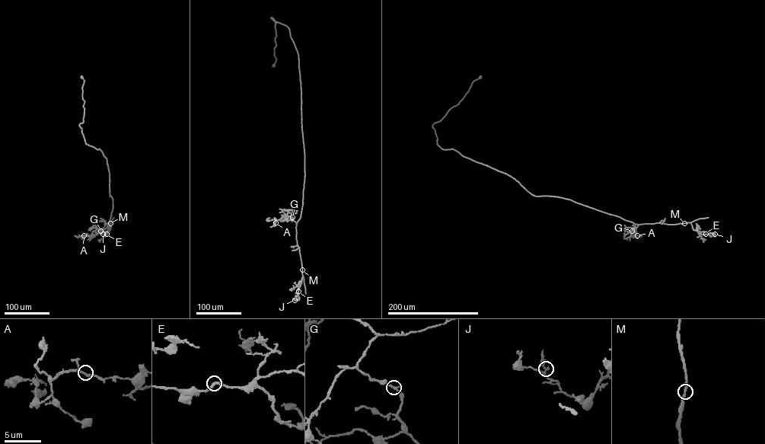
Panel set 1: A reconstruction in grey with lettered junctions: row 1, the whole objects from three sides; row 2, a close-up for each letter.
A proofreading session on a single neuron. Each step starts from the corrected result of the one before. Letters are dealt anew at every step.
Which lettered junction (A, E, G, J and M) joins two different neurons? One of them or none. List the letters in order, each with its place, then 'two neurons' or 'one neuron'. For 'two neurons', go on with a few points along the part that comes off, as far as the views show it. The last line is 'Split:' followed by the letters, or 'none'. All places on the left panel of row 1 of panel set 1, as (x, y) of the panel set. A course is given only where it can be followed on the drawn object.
A: at (84, 235); one neuron
E: at (106, 234); one neuron
G: at (100, 231); one neuron
J: at (103, 234); one neuron
M: at (110, 223); one neuron
Split: none

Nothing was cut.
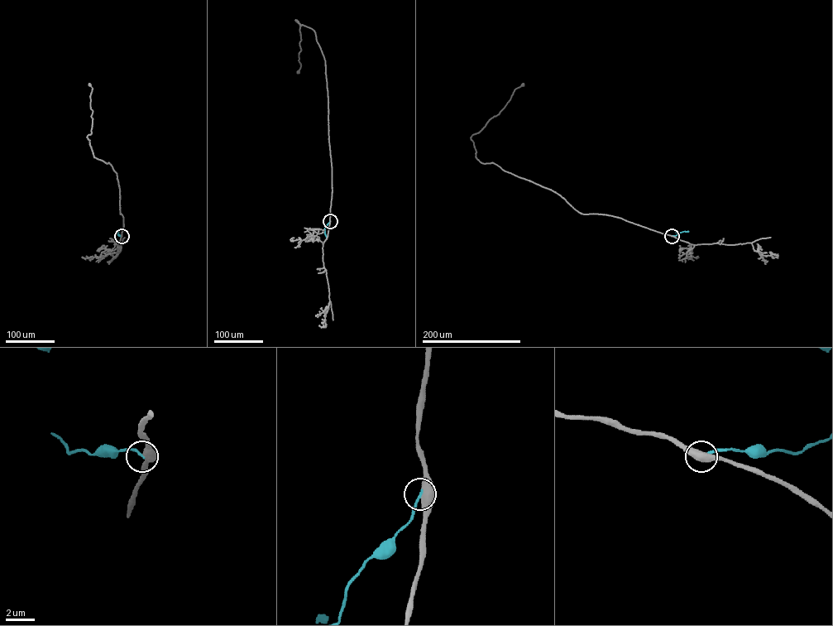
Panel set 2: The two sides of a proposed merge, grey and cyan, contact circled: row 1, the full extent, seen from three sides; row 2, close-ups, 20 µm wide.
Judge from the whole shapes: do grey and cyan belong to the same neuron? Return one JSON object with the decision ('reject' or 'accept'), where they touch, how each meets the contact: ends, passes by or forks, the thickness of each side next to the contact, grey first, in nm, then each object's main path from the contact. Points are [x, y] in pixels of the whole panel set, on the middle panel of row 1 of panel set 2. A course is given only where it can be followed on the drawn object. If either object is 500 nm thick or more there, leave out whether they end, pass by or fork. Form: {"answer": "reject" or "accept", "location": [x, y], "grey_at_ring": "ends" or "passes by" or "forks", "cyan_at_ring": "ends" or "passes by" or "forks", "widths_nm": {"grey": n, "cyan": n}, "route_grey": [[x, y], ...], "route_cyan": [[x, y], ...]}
{"answer": "reject", "location": [330, 221], "widths_nm": {"grey": 550, "cyan": 160}, "route_grey": [[330, 221], [332, 170], [325, 61], [314, 31], [295, 20], [301, 36], [298, 71]], "route_cyan": [[330, 221], [324, 228], [327, 238]]}

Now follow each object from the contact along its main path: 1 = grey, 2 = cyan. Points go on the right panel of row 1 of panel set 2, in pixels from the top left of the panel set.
1: (672, 236), (618, 217), (581, 214), (552, 190), (476, 157), (471, 137), (498, 114), (514, 90), (522, 84)
2: (672, 236), (688, 231)

